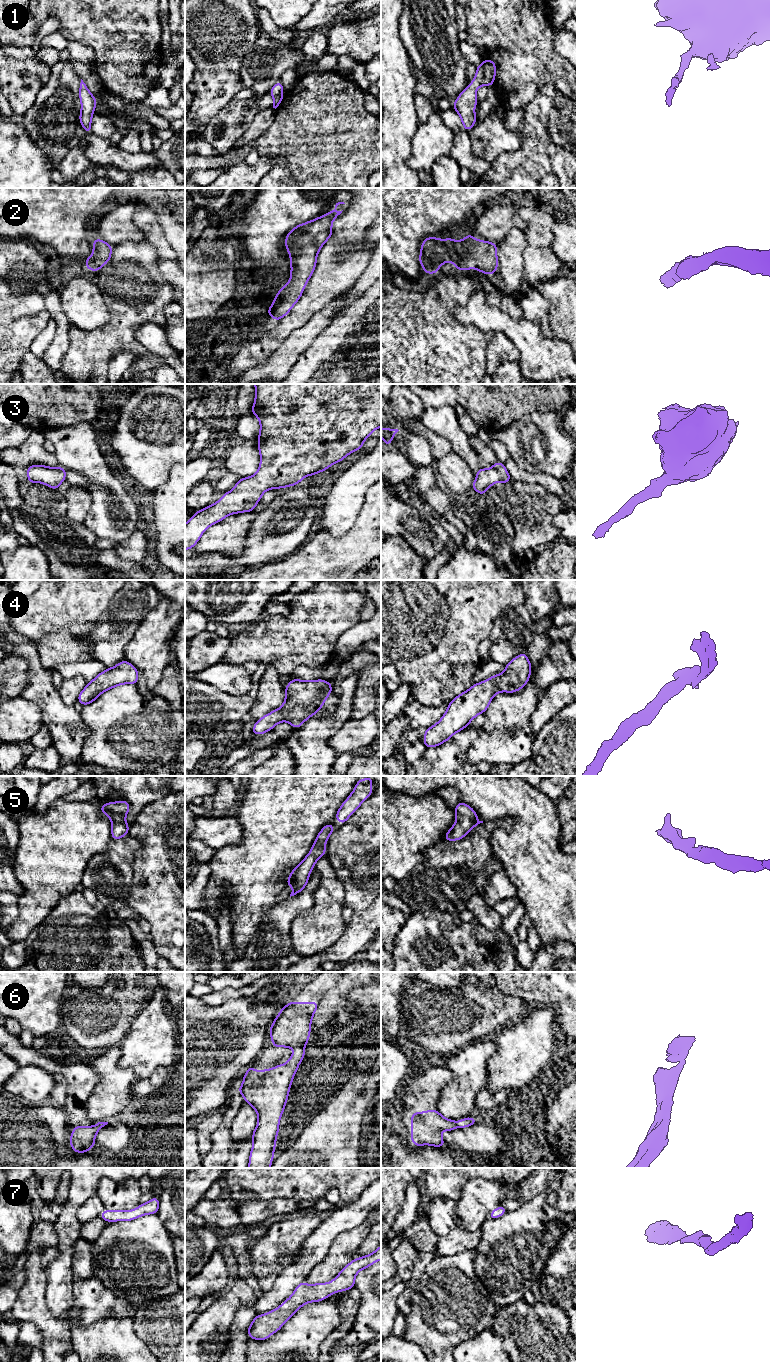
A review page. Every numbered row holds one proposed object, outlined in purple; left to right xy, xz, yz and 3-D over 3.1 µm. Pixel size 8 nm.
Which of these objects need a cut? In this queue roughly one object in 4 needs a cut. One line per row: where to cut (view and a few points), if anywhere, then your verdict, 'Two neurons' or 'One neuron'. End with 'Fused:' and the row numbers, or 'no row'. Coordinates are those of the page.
1: No split. One neuron
2: No split. One neuron
3: No split. One neuron
4: No split. One neuron
5: No split. One neuron
6: No split. One neuron
7: No split. One neuron
Fused: no row

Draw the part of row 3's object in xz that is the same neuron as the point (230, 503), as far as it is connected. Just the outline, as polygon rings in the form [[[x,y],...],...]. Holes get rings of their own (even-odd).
[[[254,384],[255,401],[251,413],[260,421],[260,432],[258,435],[258,450],[260,452],[260,466],[253,476],[245,477],[237,481],[232,491],[225,492],[220,500],[197,511],[185,524],[185,551],[193,548],[204,531],[215,523],[221,522],[226,516],[254,511],[257,503],[262,498],[265,491],[270,489],[296,486],[306,476],[312,476],[327,470],[333,464],[344,460],[344,458],[354,451],[363,448],[364,441],[370,437],[373,431],[381,427],[381,384]]]

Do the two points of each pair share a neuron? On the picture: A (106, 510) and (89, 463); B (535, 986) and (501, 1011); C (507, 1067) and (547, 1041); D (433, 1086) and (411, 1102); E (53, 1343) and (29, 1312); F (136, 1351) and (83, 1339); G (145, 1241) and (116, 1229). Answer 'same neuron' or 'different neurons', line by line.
A: same neuron
B: different neurons
C: same neuron
D: same neuron
E: same neuron
F: same neuron
G: same neuron

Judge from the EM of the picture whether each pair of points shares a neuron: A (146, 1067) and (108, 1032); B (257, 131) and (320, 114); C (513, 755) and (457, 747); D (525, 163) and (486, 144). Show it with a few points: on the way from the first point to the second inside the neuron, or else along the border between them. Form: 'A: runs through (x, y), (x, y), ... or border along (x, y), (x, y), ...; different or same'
A: border along (126, 1035), (121, 1041); different
B: border along (276, 109), (274, 121), (258, 137), (247, 141); different
C: border along (480, 728), (468, 752), (468, 761), (475, 765); different
D: border along (523, 138), (517, 150), (502, 153), (490, 163); different

